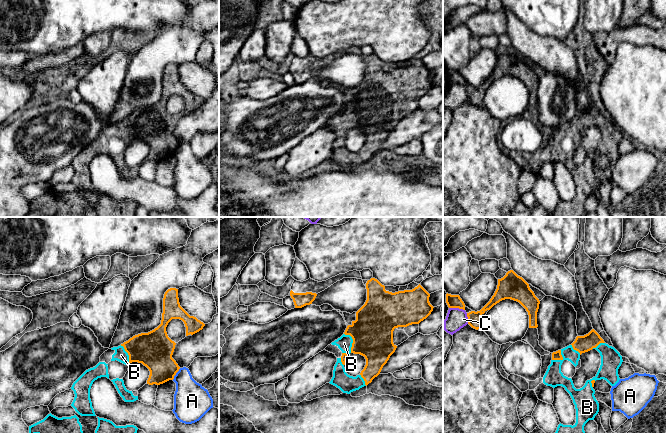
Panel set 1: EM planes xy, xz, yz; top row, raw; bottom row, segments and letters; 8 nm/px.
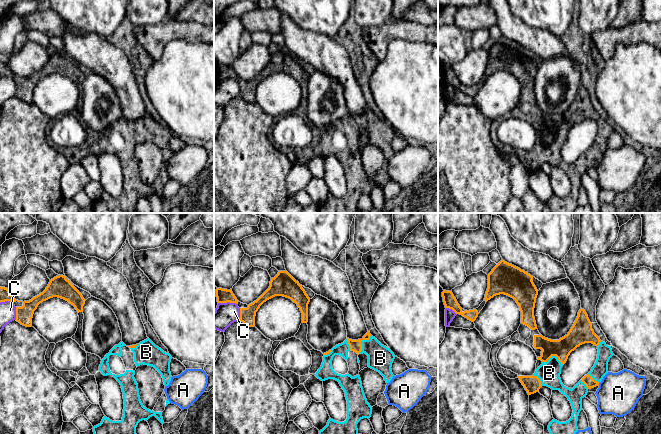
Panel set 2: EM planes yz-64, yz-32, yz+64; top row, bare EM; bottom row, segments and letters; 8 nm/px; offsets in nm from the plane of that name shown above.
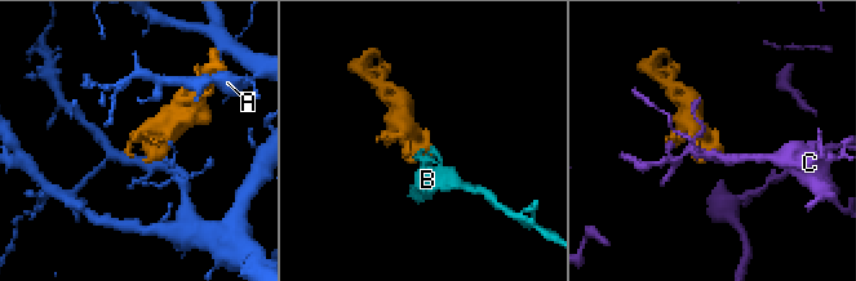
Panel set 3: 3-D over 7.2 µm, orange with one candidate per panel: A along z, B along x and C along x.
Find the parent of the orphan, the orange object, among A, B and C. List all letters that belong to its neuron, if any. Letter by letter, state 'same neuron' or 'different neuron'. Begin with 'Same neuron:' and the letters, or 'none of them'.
Same neuron: B
A: different neuron
B: same neuron
C: different neuron

